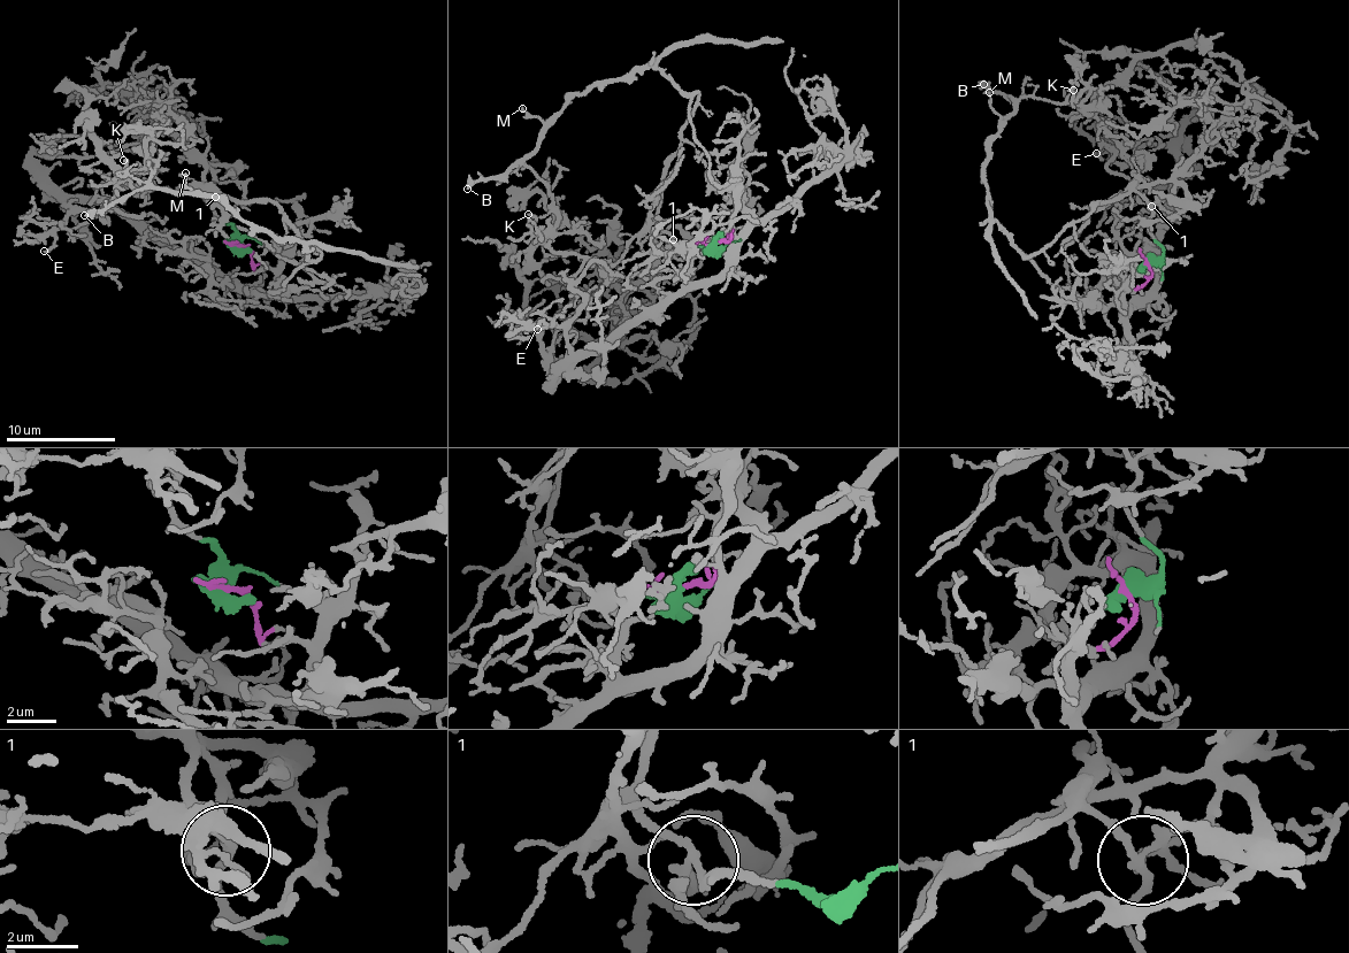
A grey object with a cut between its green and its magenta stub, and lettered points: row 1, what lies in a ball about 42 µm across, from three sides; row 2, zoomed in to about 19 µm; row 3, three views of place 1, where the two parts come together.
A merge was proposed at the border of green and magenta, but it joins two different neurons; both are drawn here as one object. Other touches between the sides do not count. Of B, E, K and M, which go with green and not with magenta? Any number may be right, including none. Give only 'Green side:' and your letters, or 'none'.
Green side: B, M

